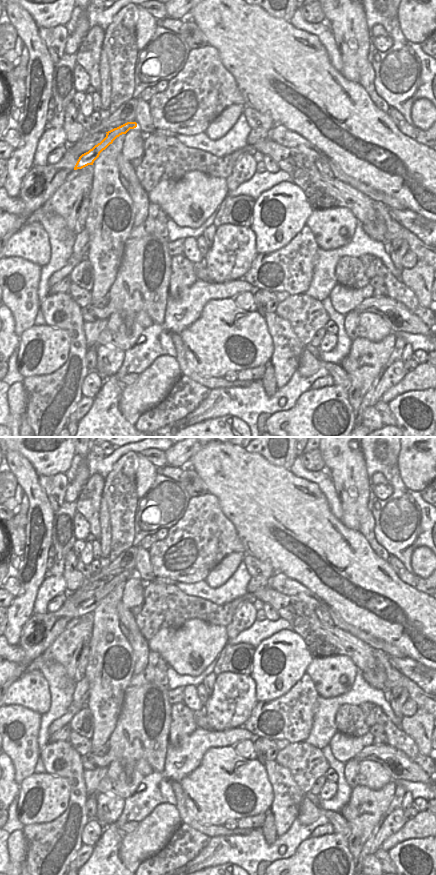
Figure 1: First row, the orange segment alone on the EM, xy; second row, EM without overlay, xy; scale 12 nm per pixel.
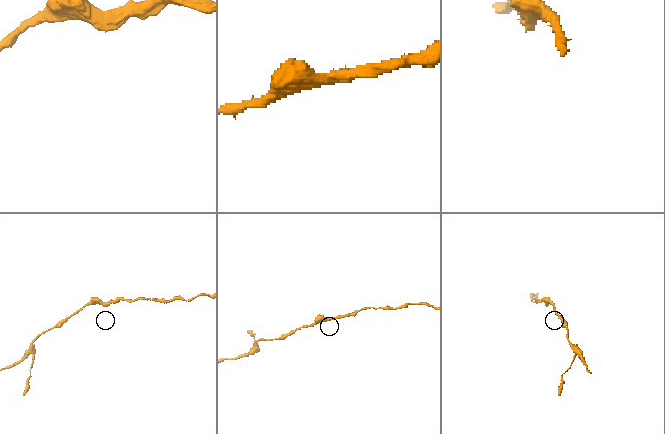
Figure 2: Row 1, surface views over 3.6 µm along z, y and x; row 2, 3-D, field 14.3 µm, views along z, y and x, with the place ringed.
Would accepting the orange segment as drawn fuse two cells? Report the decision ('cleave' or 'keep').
keep

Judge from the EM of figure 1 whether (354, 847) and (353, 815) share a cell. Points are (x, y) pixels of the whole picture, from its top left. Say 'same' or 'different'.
same

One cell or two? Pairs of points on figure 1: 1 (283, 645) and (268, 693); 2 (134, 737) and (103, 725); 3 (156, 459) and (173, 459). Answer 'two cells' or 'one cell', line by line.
1: one cell
2: two cells
3: two cells

